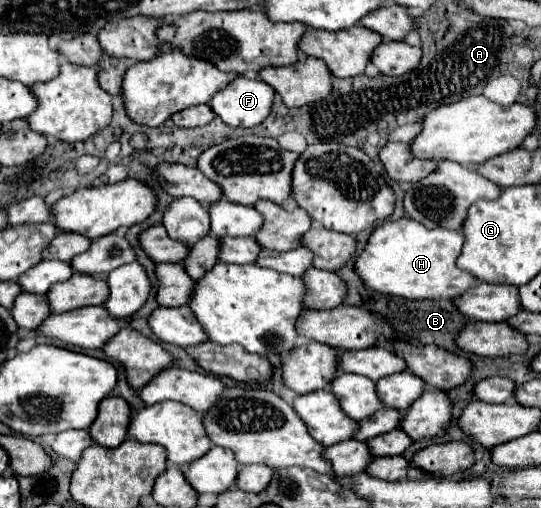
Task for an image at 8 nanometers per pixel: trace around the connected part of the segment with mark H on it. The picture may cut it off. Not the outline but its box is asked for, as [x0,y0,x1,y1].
[354,217,476,299]

